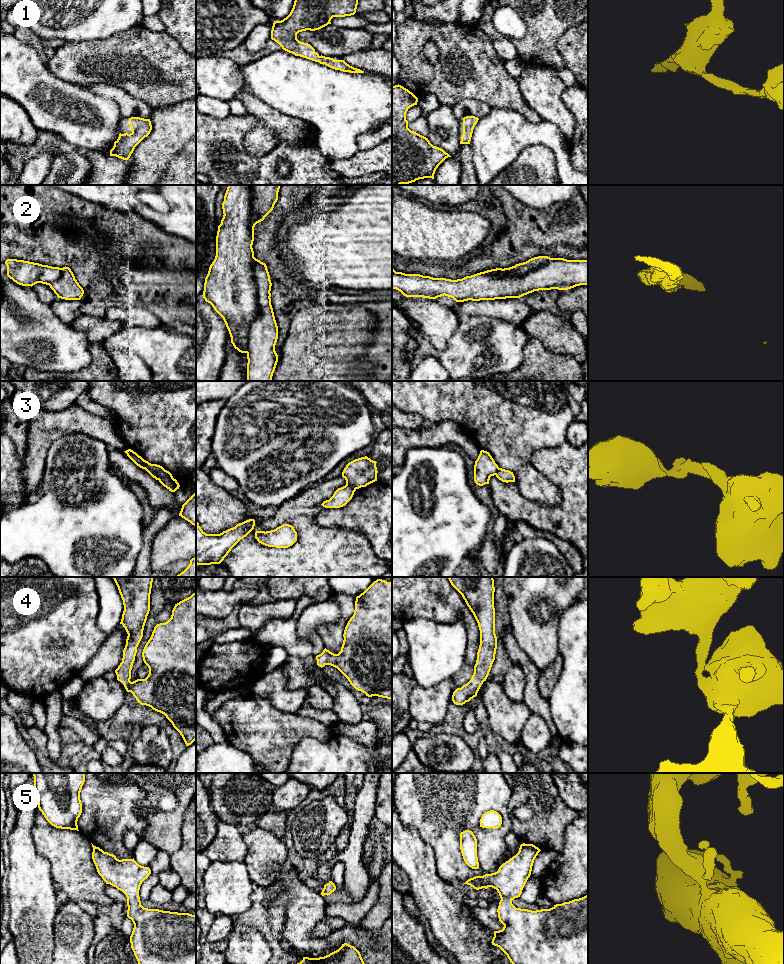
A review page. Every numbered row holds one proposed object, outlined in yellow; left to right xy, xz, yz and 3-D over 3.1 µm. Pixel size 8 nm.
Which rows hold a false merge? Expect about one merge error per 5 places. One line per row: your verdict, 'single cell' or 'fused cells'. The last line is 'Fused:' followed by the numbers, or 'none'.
1: single cell
2: single cell
3: fused cells
4: single cell
5: single cell
Fused: 3

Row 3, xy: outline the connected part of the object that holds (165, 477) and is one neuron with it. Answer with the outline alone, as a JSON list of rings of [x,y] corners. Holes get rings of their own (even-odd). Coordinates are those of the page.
[[[144,460],[145,468],[155,474],[159,478],[159,482],[166,487],[169,491],[175,492],[179,489],[180,485],[176,479],[173,478],[172,474],[165,470],[162,466],[157,464],[151,464]]]

